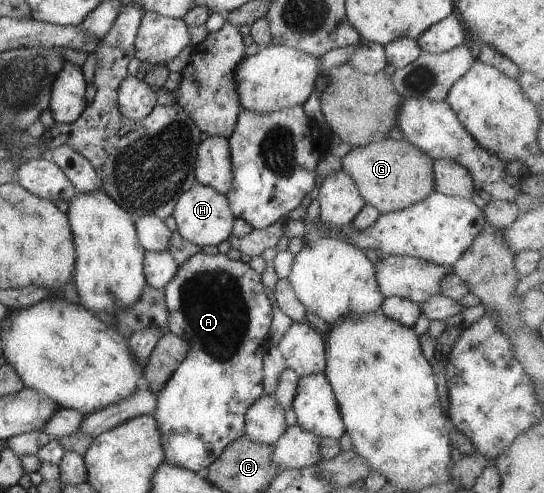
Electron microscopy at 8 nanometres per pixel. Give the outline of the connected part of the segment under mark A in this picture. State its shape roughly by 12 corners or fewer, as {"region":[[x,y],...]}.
{"region":[[226,253],[163,290],[190,342],[157,394],[165,462],[197,472],[265,394],[272,305]]}

